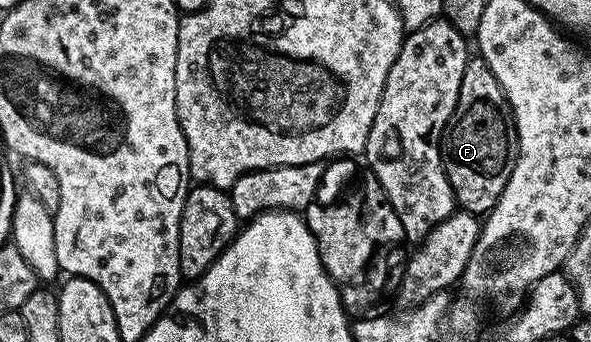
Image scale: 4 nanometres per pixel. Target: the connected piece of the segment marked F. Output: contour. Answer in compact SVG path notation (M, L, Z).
M471 57L464 67L464 79L460 79L460 95L456 107L446 124L446 131L440 142L442 147L442 165L448 175L448 183L454 189L499 189L504 191L508 179L518 162L518 128L510 110L508 99L492 75L492 67L482 57Z

